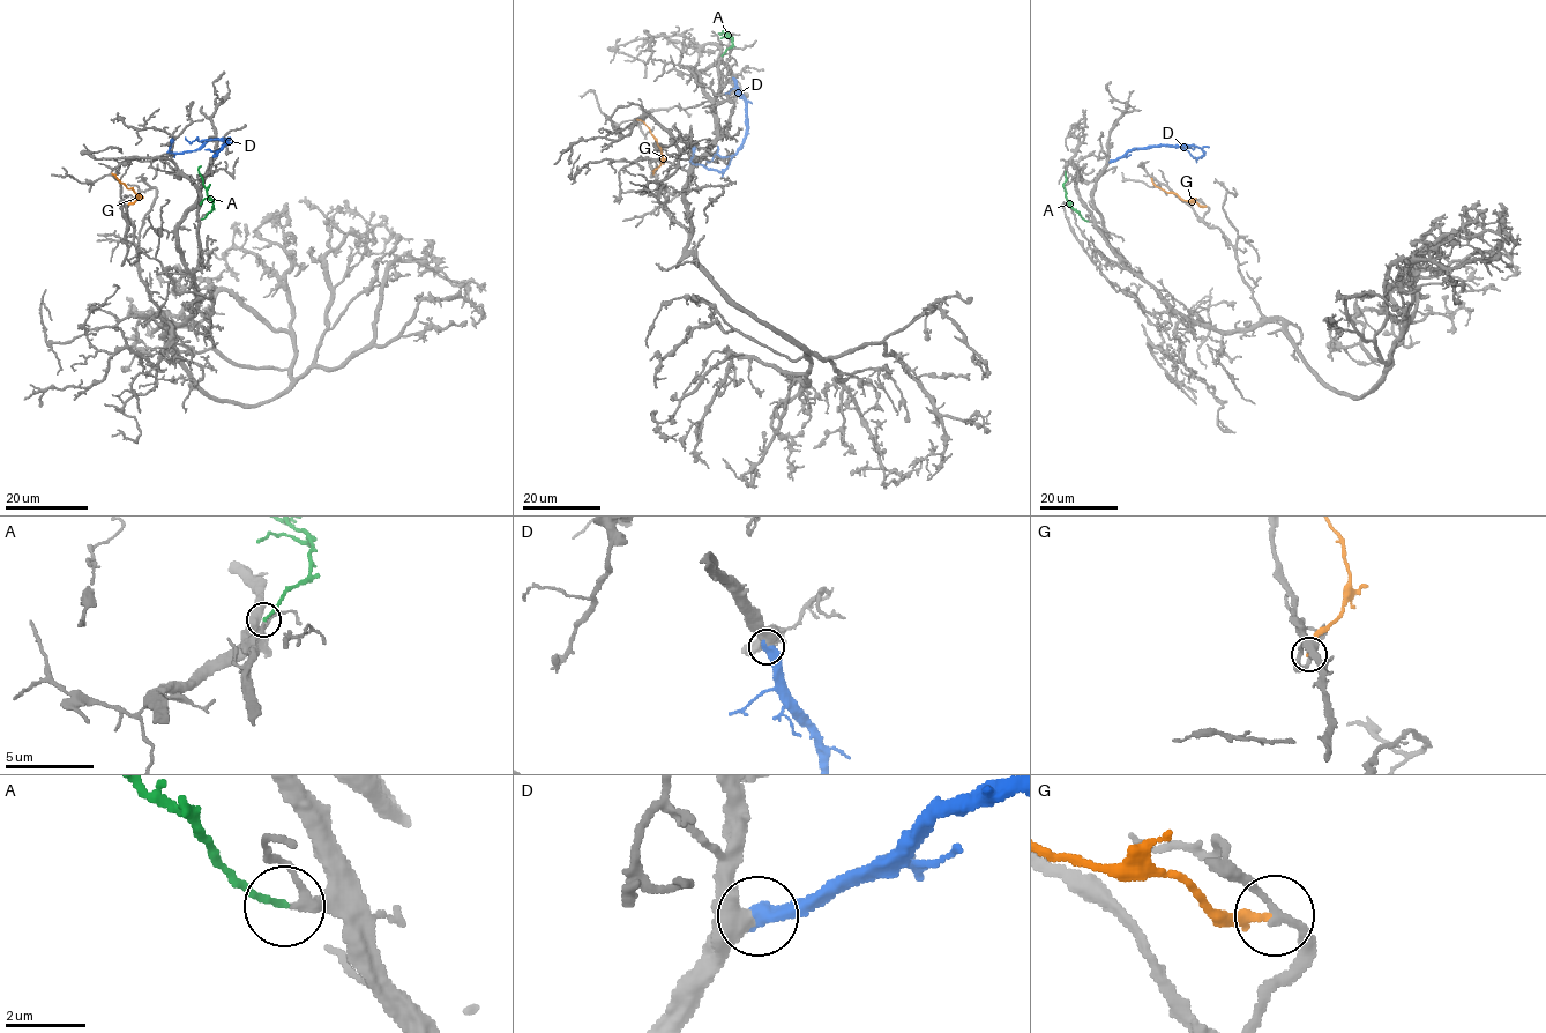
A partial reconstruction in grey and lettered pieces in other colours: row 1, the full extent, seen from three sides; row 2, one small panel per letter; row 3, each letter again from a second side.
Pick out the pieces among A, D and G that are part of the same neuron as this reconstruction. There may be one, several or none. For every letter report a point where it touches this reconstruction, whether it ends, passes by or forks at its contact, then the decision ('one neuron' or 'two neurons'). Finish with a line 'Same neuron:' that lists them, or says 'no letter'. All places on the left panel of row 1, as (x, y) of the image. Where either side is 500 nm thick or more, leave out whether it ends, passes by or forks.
A: (201, 218) | it ends | one neuron
D: (214, 155) | it ends | one neuron
G: (129, 203) | it ends | two neurons
Same neuron: A, D

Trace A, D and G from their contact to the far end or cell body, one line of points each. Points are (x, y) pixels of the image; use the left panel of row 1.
A: (201, 218), (213, 209), (198, 169), (201, 166)
D: (214, 156), (228, 139), (209, 139), (193, 150), (171, 153), (172, 138)
G: (128, 203), (137, 198), (137, 194), (111, 173)

